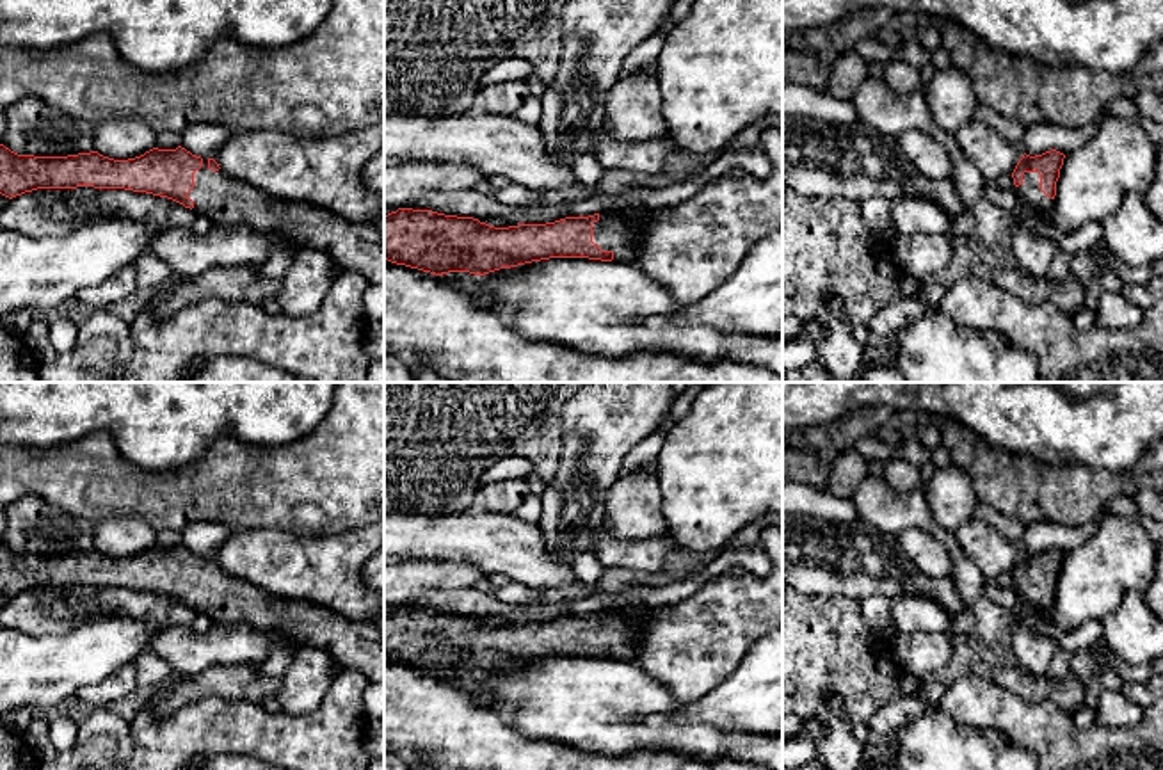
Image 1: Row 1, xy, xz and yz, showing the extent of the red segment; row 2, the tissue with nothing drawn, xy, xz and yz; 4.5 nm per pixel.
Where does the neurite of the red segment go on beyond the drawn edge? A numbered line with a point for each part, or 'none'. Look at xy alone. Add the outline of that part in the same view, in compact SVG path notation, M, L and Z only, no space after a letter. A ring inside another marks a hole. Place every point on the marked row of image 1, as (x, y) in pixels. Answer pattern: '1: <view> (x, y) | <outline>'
1: xy (226, 201) | M208 158L194 172L188 192L194 212L213 226L247 226L274 235L297 249L318 249L341 270L356 270L373 285L384 285L384 228L343 219L306 201L272 197L253 185L212 171Z

